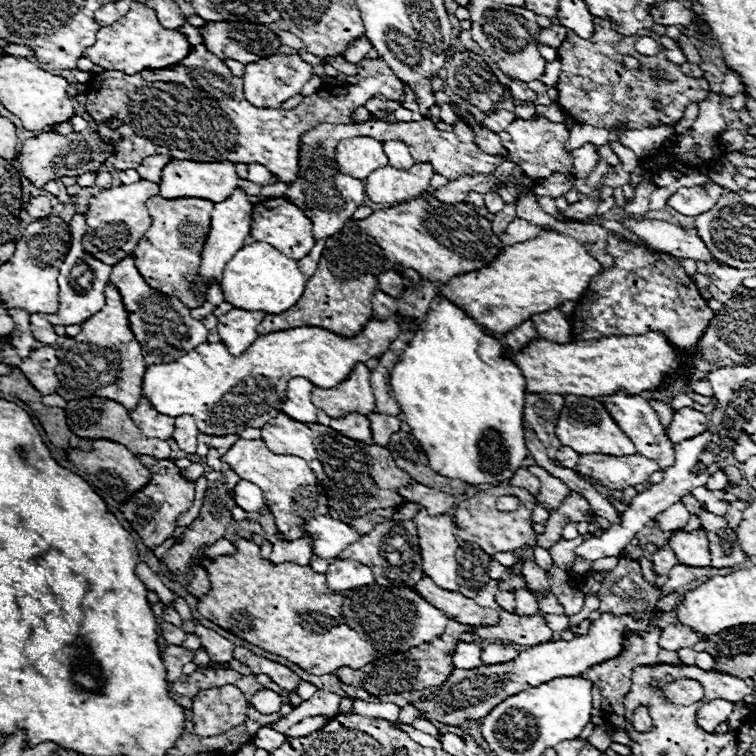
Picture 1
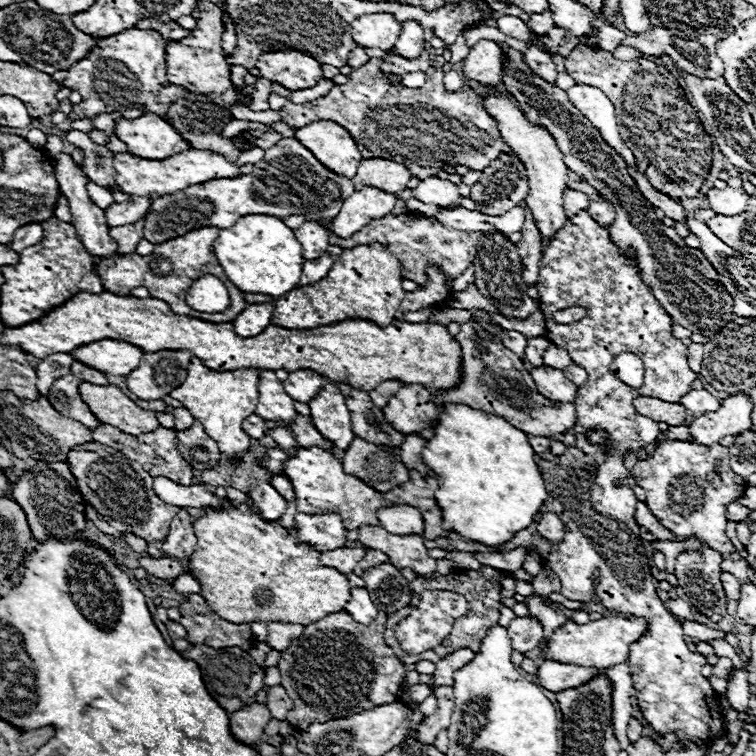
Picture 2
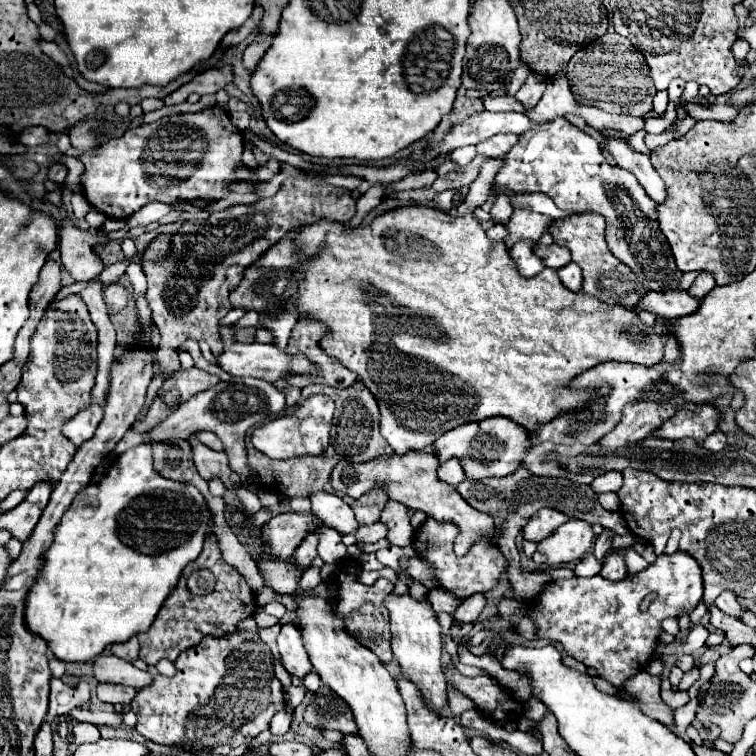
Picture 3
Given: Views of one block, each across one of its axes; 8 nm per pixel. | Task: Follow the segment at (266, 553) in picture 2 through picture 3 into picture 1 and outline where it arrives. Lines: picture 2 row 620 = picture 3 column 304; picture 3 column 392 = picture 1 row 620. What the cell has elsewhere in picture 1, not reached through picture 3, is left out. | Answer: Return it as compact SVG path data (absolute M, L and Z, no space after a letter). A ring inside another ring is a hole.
M238 538L234 540L238 552L232 556L218 556L208 564L210 592L198 600L198 612L220 628L232 632L234 636L260 646L272 654L284 656L286 660L298 664L302 670L314 676L332 674L336 668L364 668L376 658L390 656L394 652L406 652L412 646L420 646L424 642L432 642L440 638L446 630L448 616L434 608L428 600L416 594L414 588L396 596L386 588L372 584L368 586L368 596L360 598L360 602L336 594L326 586L324 574L314 574L308 566L298 566L292 562L274 566L270 560L260 558L260 548L252 540Z

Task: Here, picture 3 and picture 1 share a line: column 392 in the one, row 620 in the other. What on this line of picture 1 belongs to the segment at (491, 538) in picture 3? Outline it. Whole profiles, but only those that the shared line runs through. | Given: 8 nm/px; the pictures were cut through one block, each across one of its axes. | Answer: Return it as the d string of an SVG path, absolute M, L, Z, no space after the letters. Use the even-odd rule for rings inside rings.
M426 576L414 586L414 590L418 594L422 594L422 598L426 598L432 606L436 606L446 616L454 618L460 624L468 624L468 626L496 626L498 620L500 620L496 610L482 608L474 600L462 596L460 592L442 590Z

